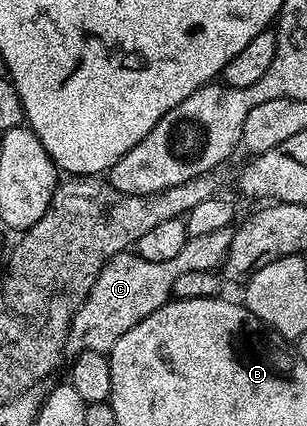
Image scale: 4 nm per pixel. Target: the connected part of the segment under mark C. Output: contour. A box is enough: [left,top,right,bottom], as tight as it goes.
[66,226,235,355]

